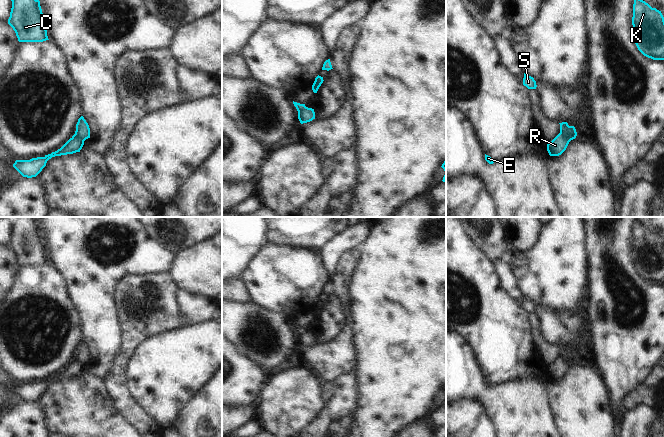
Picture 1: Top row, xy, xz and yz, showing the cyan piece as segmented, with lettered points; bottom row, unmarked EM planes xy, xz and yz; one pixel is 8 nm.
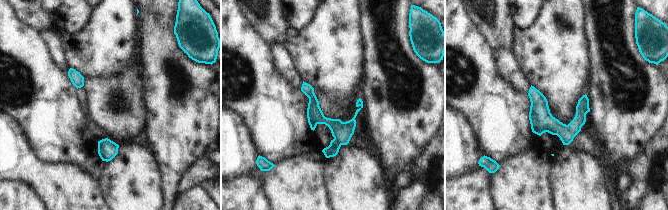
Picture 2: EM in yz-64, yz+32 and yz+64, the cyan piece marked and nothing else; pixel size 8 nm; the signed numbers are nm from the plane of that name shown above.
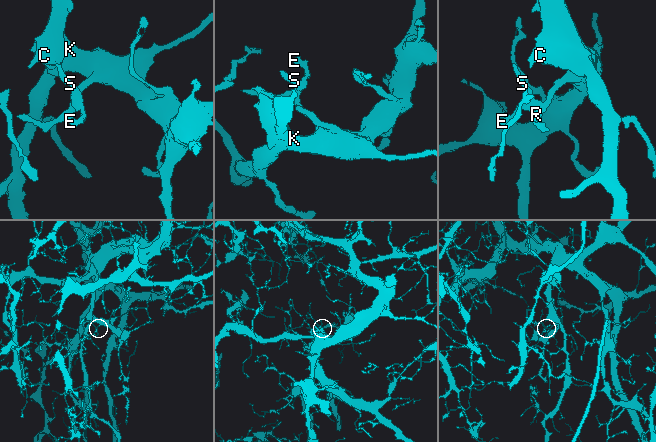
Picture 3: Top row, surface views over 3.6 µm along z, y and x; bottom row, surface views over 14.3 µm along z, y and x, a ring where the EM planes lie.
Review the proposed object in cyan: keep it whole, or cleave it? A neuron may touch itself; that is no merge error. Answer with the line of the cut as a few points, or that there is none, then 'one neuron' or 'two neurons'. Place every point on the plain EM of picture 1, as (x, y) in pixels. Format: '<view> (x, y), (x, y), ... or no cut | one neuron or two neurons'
yz (560, 355), (569, 365) | two neurons

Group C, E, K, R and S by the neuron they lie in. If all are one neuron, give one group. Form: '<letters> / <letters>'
C E K S / R

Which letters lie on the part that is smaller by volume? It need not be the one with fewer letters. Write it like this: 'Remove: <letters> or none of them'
Remove: R

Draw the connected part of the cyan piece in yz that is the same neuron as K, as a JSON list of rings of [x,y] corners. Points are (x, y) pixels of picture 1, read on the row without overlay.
[[[635,221],[632,249],[638,274],[653,284],[664,284],[664,241],[661,235]]]

